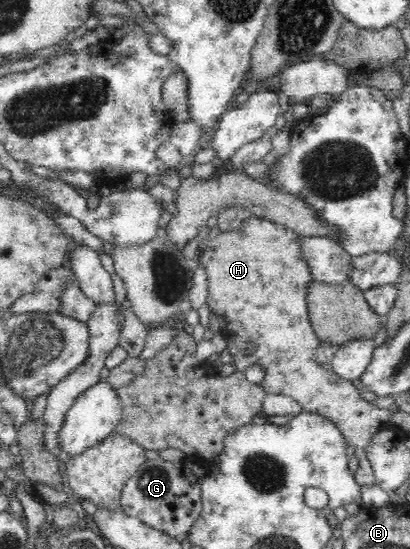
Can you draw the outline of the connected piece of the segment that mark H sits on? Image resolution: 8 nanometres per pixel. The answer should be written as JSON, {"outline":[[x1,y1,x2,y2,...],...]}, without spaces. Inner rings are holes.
{"outline":[[256,215,249,221,243,221,236,229,222,230,220,235,209,241,201,253,208,280,206,303,212,312,224,316,227,327,223,337,228,341,228,351,234,358,232,365,237,372,244,373,252,365,264,367,265,376,260,385,267,394,292,397,302,405,303,411,320,414,334,423,344,434,347,445,354,446,355,456,360,460,355,471,356,480,361,487,374,487,376,476,366,458,364,448,372,441,372,437,390,426,392,412,388,408,380,409,372,402,362,399,362,395,351,382,343,381,330,366,319,364,317,361,316,351,322,342,317,337,308,311,308,287,315,279,312,277,311,265,304,257,299,237,284,224],[248,341,256,343,258,347,258,351,252,357,242,355]]}

